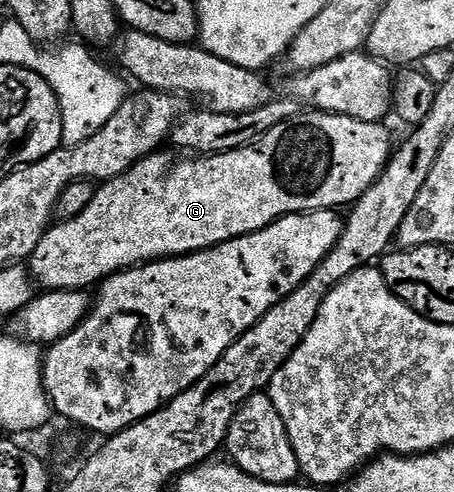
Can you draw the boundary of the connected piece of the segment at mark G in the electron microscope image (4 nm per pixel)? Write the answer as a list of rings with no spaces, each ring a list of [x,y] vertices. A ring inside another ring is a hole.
[[[305,111],[302,117],[290,116],[280,121],[271,131],[267,131],[257,141],[250,145],[244,145],[241,149],[227,151],[226,153],[215,153],[212,155],[197,155],[193,161],[177,161],[173,165],[173,157],[166,151],[158,151],[141,161],[134,161],[129,169],[115,179],[104,182],[96,190],[94,198],[89,206],[85,207],[82,214],[69,220],[58,220],[50,224],[49,230],[39,239],[39,247],[31,254],[27,262],[27,268],[36,284],[42,290],[52,291],[55,289],[84,289],[88,290],[89,285],[96,286],[113,277],[117,273],[123,273],[126,269],[138,268],[142,263],[151,261],[163,261],[167,257],[183,257],[187,253],[200,253],[203,249],[214,249],[216,245],[227,243],[236,237],[246,237],[271,223],[275,223],[280,217],[286,217],[292,213],[310,213],[316,209],[337,209],[352,206],[364,193],[377,182],[377,177],[383,172],[389,163],[390,156],[395,148],[395,141],[389,138],[389,133],[384,124],[375,121],[360,121],[351,119],[347,115],[335,115],[334,113],[319,113],[316,111]]]

